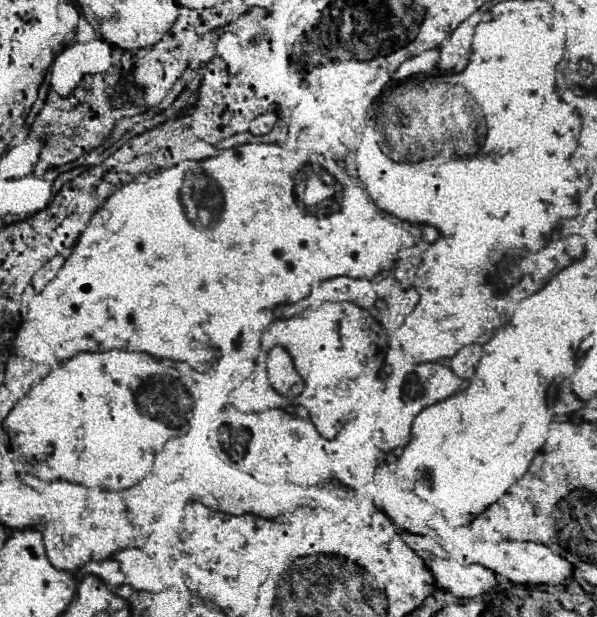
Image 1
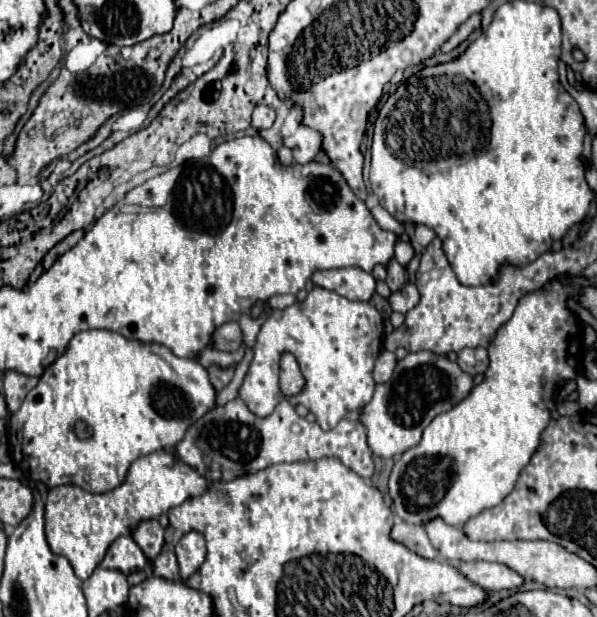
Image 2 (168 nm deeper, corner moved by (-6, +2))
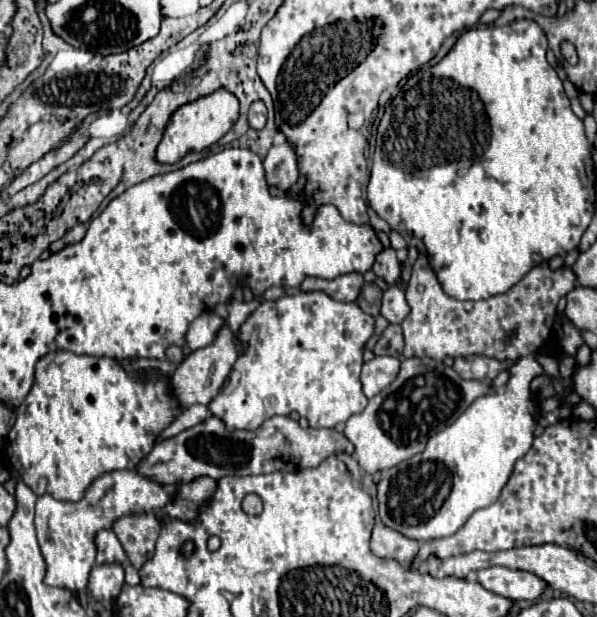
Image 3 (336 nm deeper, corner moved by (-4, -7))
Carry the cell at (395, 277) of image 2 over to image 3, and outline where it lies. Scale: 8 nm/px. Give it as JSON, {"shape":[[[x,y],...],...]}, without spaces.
{"shape":[[[384,249],[378,255],[372,271],[376,273],[376,277],[384,279],[388,285],[396,285],[396,281],[400,279],[400,261],[396,259],[396,251],[394,249]]]}

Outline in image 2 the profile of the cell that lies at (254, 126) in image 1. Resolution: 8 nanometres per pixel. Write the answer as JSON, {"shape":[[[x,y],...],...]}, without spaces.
{"shape":[[[256,106],[254,108],[254,114],[252,114],[252,126],[256,128],[256,130],[262,130],[262,128],[270,128],[272,124],[274,124],[274,118],[276,118],[276,114],[274,114],[274,110],[270,108],[270,106]]]}

